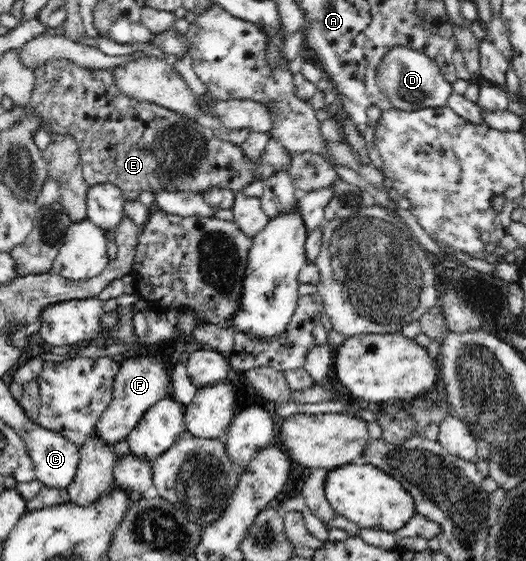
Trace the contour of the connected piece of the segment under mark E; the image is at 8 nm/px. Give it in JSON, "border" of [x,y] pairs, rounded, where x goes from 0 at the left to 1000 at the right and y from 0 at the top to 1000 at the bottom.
{"border":[[[103,105],[91,107],[72,119],[61,119],[61,127],[68,135],[65,144],[65,159],[59,166],[57,193],[72,203],[86,225],[103,239],[114,239],[120,242],[135,242],[150,262],[150,275],[154,283],[154,305],[158,307],[158,316],[162,323],[171,330],[183,326],[209,324],[221,333],[230,337],[236,355],[259,355],[262,357],[262,348],[270,340],[297,340],[297,337],[321,337],[323,340],[359,340],[369,344],[378,344],[380,340],[392,340],[399,337],[401,332],[414,332],[418,337],[433,337],[437,340],[458,339],[464,332],[479,328],[481,321],[490,321],[492,317],[513,317],[525,308],[536,308],[536,305],[548,307],[549,291],[553,289],[555,273],[551,273],[544,264],[532,258],[527,248],[515,246],[506,260],[506,273],[489,287],[479,289],[464,278],[460,264],[456,260],[445,258],[443,255],[420,250],[409,242],[403,228],[384,225],[373,214],[361,214],[361,210],[350,209],[350,205],[338,205],[327,196],[312,193],[312,189],[293,191],[289,182],[260,182],[255,175],[236,169],[228,157],[221,152],[219,137],[215,135],[215,125],[205,123],[171,123],[171,121],[152,121],[139,109],[129,105]]]}

